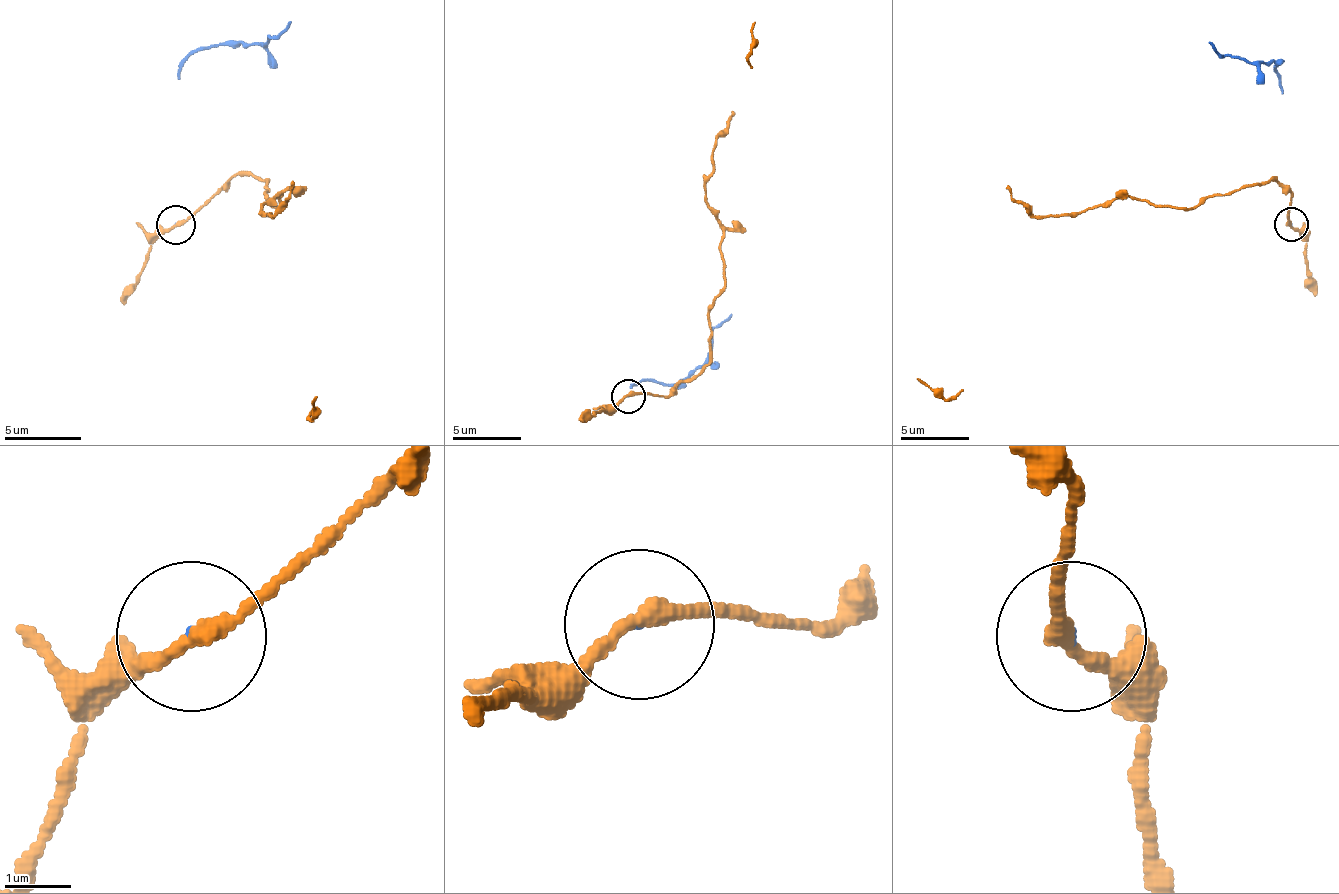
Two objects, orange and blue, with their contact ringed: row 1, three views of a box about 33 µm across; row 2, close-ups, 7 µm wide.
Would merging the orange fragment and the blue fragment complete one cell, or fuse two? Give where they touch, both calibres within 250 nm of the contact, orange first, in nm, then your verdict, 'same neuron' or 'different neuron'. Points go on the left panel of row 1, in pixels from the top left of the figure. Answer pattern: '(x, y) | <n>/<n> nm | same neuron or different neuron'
(176, 224) | 240/30 nm | different neuron

